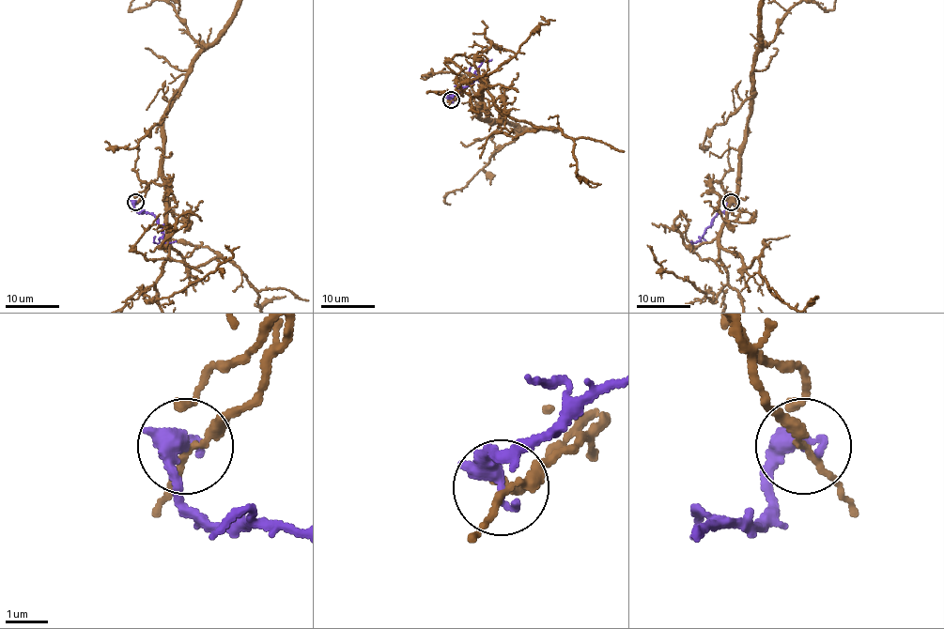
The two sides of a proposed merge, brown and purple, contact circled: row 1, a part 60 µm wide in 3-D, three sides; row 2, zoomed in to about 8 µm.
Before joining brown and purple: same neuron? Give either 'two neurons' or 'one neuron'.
two neurons

